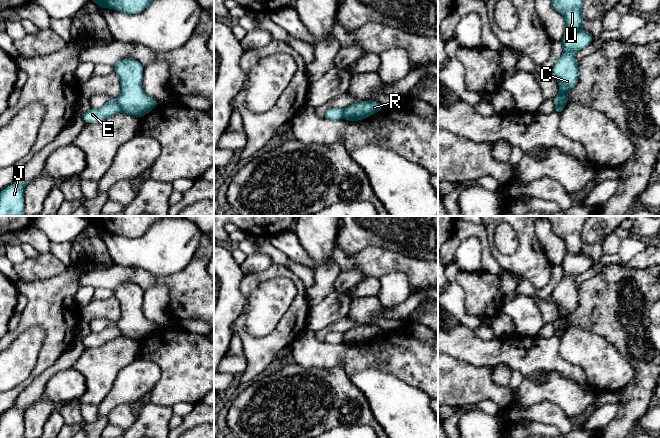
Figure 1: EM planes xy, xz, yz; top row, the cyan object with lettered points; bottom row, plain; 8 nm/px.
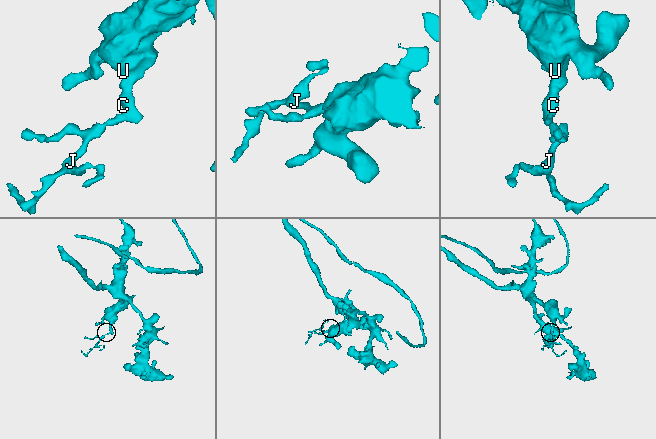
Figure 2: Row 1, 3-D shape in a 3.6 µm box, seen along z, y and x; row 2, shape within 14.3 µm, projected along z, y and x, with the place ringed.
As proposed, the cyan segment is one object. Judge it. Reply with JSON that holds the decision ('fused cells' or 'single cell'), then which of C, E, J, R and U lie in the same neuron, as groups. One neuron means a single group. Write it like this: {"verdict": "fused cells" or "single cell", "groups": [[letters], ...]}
{"verdict": "fused cells", "groups": [["C", "R", "U"], ["E", "J"]]}

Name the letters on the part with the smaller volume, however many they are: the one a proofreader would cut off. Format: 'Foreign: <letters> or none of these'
Foreign: E, J

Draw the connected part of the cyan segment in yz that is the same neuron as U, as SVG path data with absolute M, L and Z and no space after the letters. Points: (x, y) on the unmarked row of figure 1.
M540 216L549 221L552 231L565 242L565 255L561 264L563 278L550 296L558 304L559 317L553 322L556 330L564 331L568 326L568 315L579 304L575 278L592 267L590 257L582 253L582 231L589 216Z

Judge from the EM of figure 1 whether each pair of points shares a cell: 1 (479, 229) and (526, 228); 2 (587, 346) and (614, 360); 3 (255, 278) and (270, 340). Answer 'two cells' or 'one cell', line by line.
1: two cells
2: one cell
3: one cell

